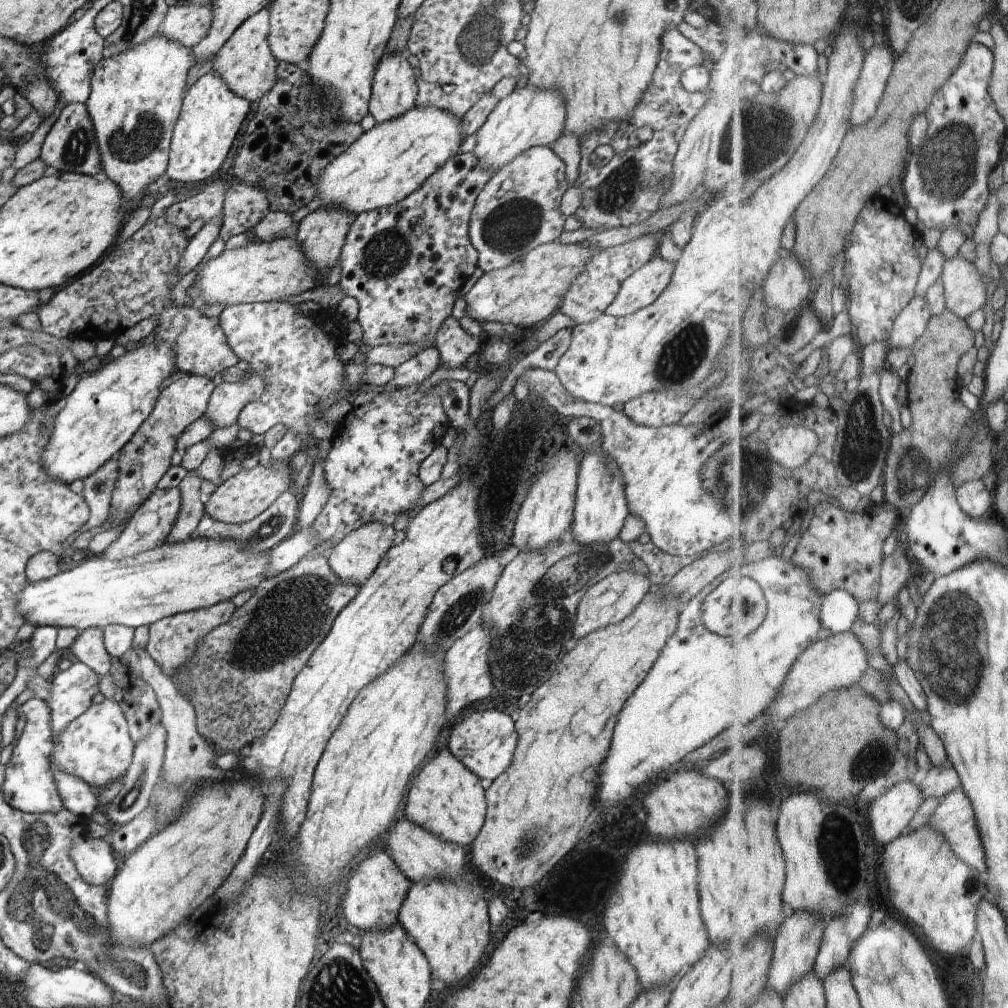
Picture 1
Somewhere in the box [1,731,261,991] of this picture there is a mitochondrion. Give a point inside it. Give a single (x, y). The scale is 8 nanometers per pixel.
(41, 902)

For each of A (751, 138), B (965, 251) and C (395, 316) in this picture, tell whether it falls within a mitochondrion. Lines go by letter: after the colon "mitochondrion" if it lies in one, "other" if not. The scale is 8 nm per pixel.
A: mitochondrion
B: other
C: other

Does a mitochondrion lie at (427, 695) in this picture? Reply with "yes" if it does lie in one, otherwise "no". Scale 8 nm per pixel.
no

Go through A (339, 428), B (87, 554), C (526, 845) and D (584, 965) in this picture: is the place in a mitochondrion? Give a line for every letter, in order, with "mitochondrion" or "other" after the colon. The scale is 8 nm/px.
A: other
B: other
C: mitochondrion
D: other

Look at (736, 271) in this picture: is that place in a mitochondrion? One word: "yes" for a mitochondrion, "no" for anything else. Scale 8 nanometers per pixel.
no

